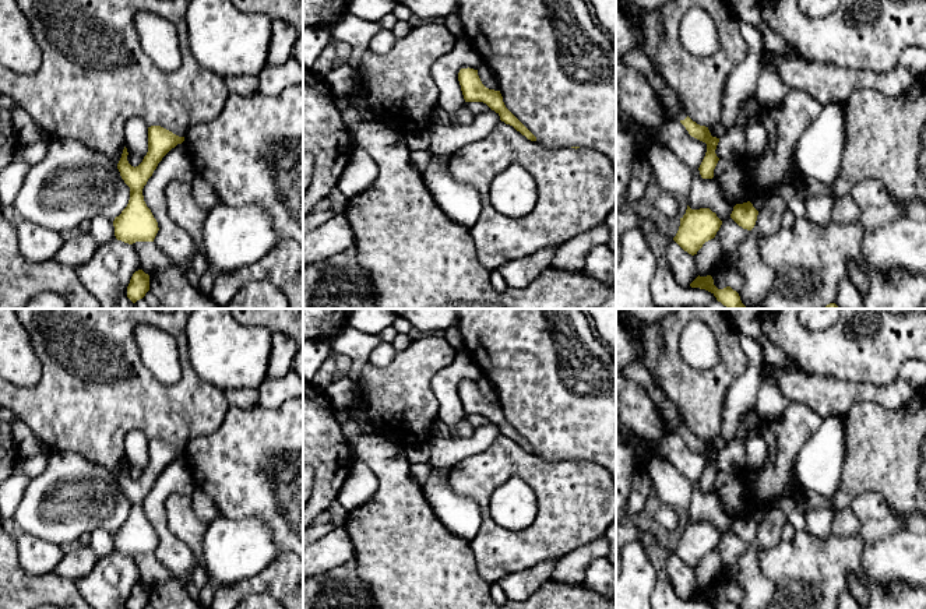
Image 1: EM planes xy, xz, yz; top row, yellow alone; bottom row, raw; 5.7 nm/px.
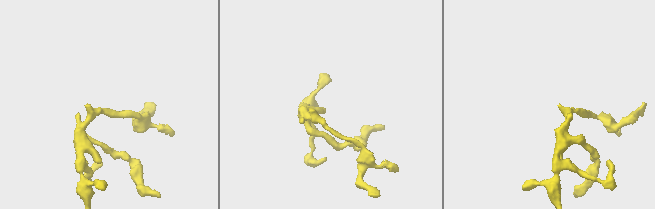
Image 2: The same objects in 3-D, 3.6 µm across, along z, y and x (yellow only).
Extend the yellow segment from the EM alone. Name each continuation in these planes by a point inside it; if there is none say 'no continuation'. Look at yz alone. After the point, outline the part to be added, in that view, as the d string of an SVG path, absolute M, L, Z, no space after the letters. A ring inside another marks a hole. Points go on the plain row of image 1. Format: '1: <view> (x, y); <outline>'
1: yz (636, 370); M635 359L627 365L622 373L644 387L655 406L659 408L666 422L669 422L677 433L684 433L687 430L675 405L665 397L656 376L647 370L644 360Z

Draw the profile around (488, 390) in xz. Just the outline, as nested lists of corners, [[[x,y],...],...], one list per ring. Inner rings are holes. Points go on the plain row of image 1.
[[[480,380],[478,388],[486,401],[499,404],[499,391],[489,380]]]

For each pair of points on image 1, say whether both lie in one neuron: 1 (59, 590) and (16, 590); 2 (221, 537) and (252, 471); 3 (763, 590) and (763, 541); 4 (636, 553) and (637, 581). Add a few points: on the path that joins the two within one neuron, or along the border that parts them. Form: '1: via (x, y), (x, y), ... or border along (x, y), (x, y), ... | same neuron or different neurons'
1: via (48, 590), (27, 590) | same neuron
2: border along (222, 514), (229, 518), (259, 520), (261, 523) | different neurons
3: via (752, 577), (752, 552) | same neuron
4: via (636, 560), (637, 574) | same neuron

